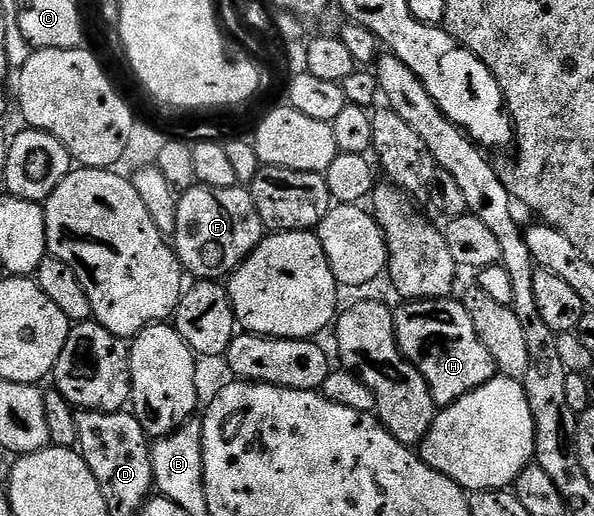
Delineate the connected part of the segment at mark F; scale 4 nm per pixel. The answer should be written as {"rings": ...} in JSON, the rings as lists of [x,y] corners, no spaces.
{"rings":[[[244,185],[231,188],[192,186],[177,198],[175,232],[171,245],[182,267],[197,280],[225,280],[240,266],[267,231],[255,208],[252,193]]]}

